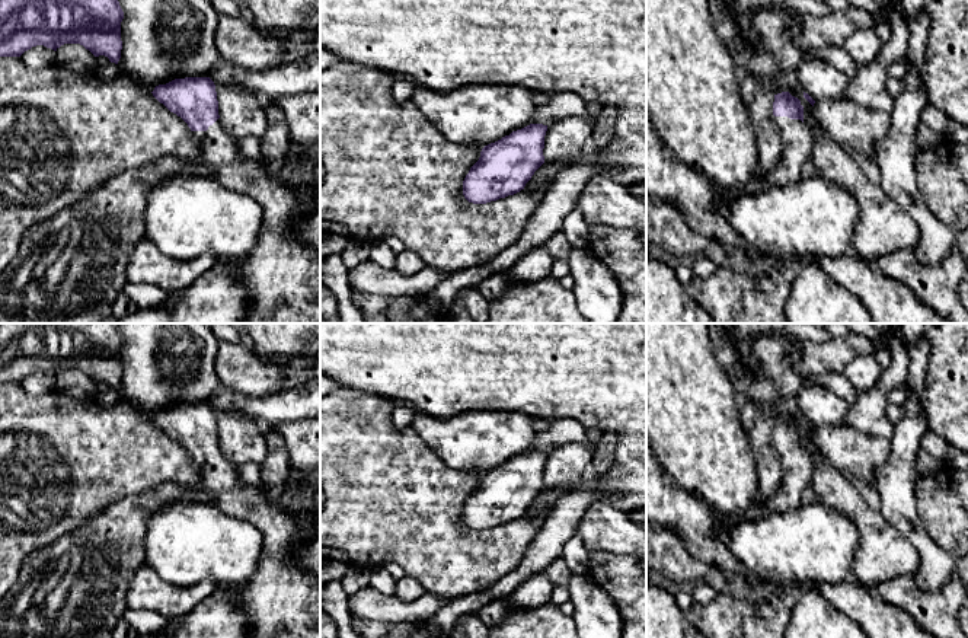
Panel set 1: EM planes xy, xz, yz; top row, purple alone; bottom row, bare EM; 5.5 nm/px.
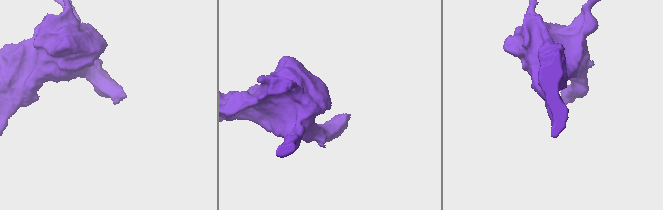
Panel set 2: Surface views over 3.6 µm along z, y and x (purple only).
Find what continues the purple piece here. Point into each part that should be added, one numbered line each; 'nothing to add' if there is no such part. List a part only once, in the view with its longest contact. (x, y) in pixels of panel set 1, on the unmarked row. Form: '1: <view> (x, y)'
1: yz (796, 471)

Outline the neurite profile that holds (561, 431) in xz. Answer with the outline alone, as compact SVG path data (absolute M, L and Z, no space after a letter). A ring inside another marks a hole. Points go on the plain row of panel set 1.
M571 418L552 421L547 430L536 434L533 449L549 452L560 444L579 443L594 450L594 446L588 440L587 431L588 430L584 428L578 421Z

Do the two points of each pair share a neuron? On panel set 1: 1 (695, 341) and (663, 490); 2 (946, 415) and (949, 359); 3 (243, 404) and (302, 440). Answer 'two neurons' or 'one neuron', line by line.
1: two neurons
2: one neuron
3: two neurons

